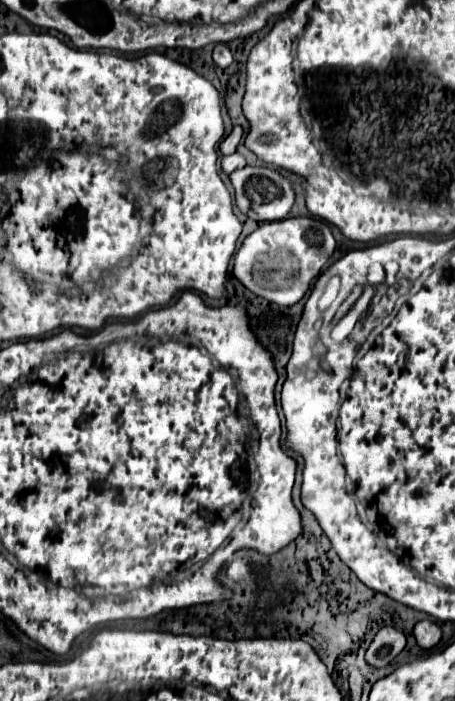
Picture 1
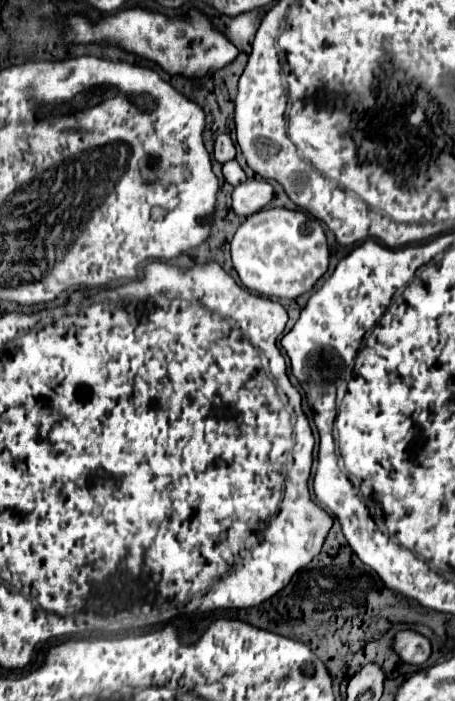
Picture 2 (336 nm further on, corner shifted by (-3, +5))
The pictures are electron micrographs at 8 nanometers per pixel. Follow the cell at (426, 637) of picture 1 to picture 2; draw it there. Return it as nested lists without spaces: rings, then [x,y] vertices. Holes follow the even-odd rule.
[[[399,632],[395,636],[395,650],[407,664],[423,664],[431,654],[431,644],[417,632]]]

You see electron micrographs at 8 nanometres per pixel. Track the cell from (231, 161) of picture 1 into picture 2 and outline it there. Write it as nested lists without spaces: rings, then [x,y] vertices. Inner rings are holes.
[[[231,160],[231,162],[225,162],[225,164],[223,164],[223,176],[225,176],[225,180],[227,180],[231,186],[237,186],[237,184],[241,184],[243,180],[247,180],[247,176],[245,176],[245,172],[243,172],[243,168],[239,166],[237,160]]]

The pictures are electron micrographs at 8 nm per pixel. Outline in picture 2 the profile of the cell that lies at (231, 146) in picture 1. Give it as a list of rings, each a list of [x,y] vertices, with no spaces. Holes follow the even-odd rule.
[[[229,134],[217,136],[213,156],[215,156],[215,160],[221,162],[221,164],[225,164],[225,162],[229,162],[229,160],[235,158],[235,146],[233,146],[233,140],[229,138]]]

